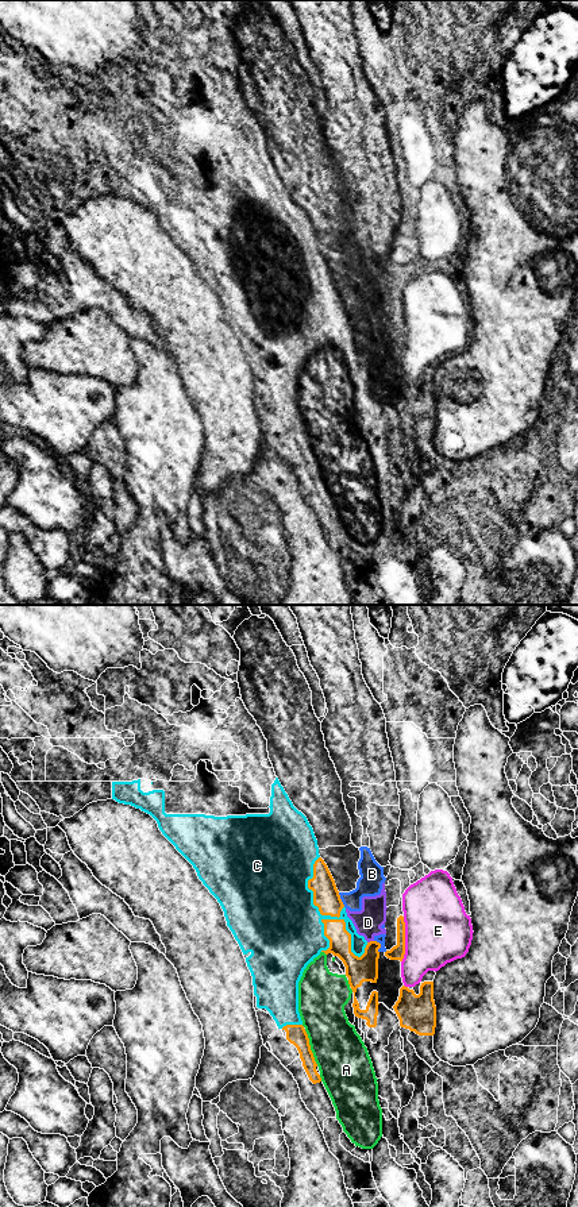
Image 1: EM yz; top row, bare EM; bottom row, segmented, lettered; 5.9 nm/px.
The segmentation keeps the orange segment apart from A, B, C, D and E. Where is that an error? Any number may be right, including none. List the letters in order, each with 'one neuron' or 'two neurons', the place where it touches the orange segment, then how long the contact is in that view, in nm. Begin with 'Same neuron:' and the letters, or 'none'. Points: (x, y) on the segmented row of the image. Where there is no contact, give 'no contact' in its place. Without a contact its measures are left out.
Same neuron: C
A: two neurons | yz (309, 1048) | 240 nm
B: two neurons | yz (340, 899) | 100 nm
C: one neuron | yz (323, 914) | 650 nm
D: two neurons | yz (370, 941) | 40 nm
E: two neurons | yz (404, 940) | 280 nm

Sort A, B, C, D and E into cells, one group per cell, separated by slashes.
A / B / C / D / E

